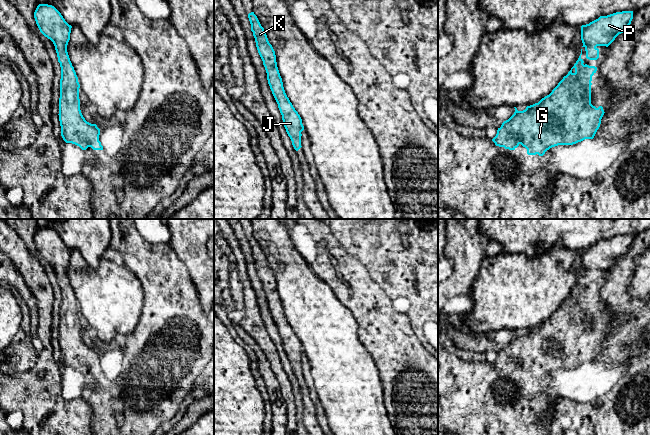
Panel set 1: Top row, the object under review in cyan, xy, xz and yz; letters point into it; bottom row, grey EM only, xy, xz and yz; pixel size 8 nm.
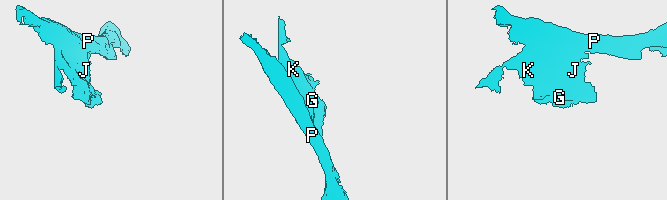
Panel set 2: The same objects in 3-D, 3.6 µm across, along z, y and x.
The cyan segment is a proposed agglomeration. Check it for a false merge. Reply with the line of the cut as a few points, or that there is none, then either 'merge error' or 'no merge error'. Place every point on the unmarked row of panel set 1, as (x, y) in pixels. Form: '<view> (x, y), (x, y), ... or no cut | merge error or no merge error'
no cut | no merge error

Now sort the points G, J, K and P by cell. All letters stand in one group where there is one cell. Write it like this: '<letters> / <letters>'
G J K P

